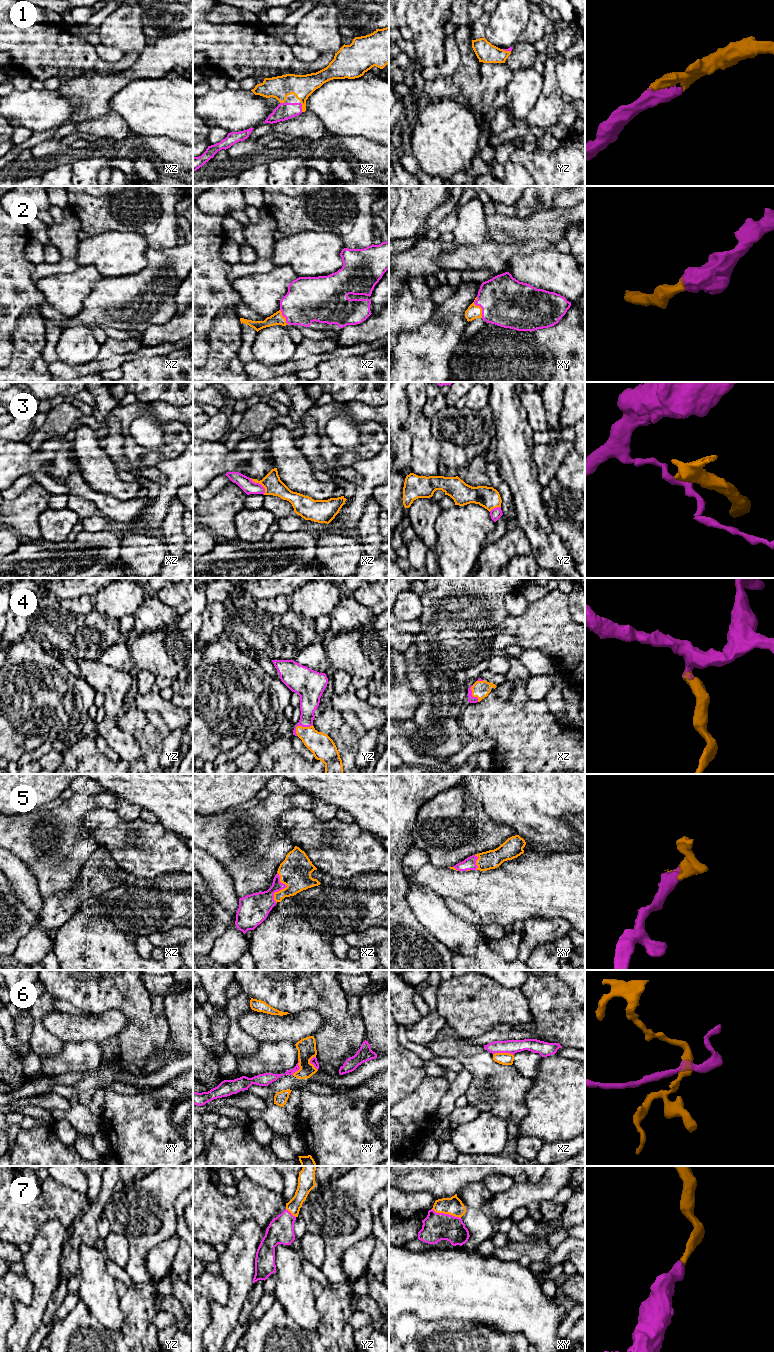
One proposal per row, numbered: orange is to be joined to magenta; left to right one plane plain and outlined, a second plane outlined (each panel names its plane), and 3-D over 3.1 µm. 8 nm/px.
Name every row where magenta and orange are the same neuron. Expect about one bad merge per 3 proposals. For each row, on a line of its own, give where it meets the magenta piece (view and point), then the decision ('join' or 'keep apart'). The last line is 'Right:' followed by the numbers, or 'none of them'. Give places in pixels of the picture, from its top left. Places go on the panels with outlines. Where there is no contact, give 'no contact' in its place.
1: xz (301, 107) | join
2: xy (479, 305) | join
3: xz (260, 484) | keep apart
4: yz (300, 725) | join
5: xz (283, 888) | join
6: xz (503, 1052) | keep apart
7: xy (446, 1214) | join
Right: 1, 2, 4, 5, 7

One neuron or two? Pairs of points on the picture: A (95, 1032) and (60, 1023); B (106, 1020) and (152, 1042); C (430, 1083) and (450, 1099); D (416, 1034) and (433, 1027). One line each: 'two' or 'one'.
A: one
B: two
C: two
D: one

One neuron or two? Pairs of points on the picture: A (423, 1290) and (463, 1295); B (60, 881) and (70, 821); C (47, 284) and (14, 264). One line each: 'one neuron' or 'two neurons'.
A: one neuron
B: one neuron
C: two neurons

